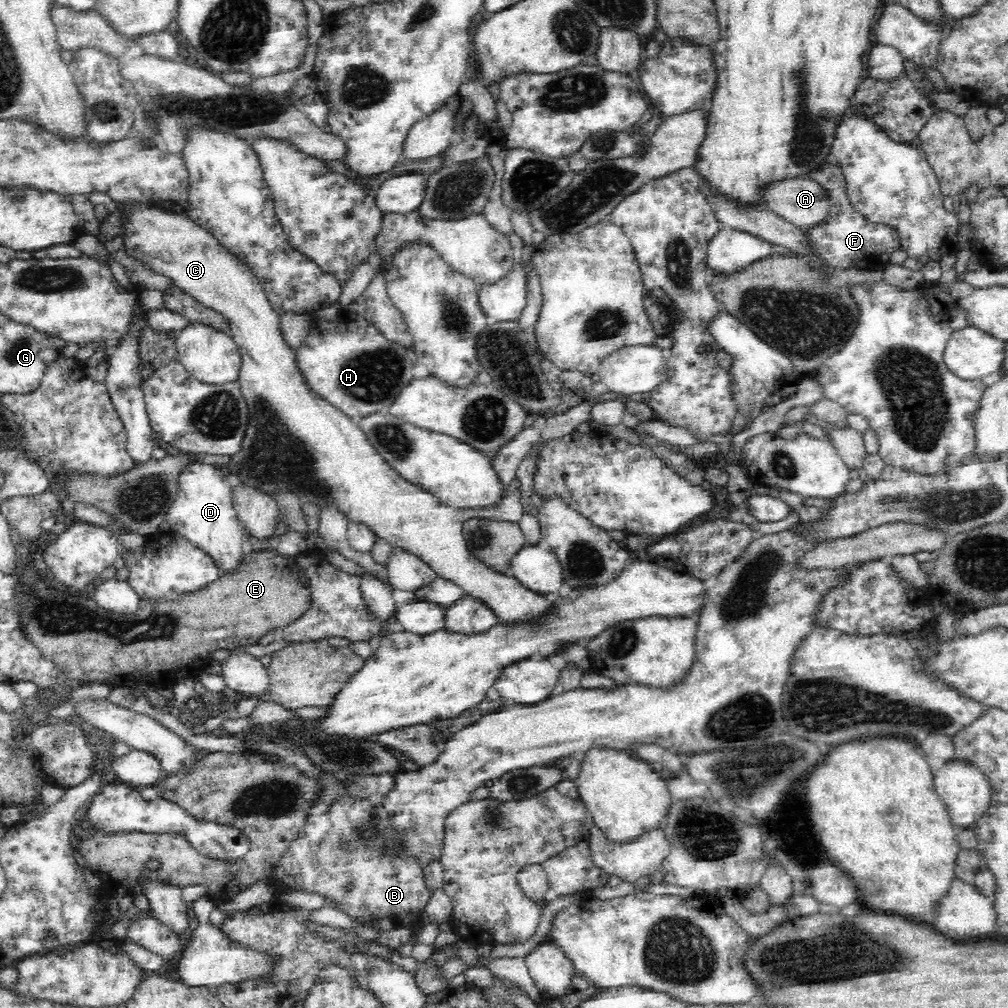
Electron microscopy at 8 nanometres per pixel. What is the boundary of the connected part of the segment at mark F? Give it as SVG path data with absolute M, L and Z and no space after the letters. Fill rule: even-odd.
M826 163L820 171L816 172L813 178L829 188L834 200L834 212L828 219L828 224L822 226L822 228L814 228L813 231L808 231L810 237L814 238L813 244L817 244L821 248L823 256L830 258L832 267L883 270L888 265L889 256L892 252L899 250L899 239L896 232L884 224L869 222L866 216L858 213L851 206L851 202L847 198L846 179L840 167Z

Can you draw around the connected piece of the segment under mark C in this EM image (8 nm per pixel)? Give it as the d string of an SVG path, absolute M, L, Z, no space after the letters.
M132 205L131 209L133 211L125 224L125 250L150 265L156 273L172 279L176 287L190 293L202 304L221 312L231 324L230 334L237 342L241 354L238 379L248 403L250 420L243 450L231 457L230 464L224 468L226 474L230 472L232 478L256 484L266 492L293 490L300 497L307 496L319 507L340 508L349 520L366 523L377 537L387 540L391 546L401 545L402 548L408 548L410 552L421 556L438 576L455 582L466 595L470 594L485 601L490 608L495 609L500 621L518 620L519 617L534 616L535 613L546 610L551 596L526 588L511 573L499 573L482 564L470 554L465 541L463 524L469 518L519 522L523 508L518 478L510 481L506 498L497 511L484 511L446 506L437 496L399 476L369 441L358 419L350 418L307 383L305 373L298 364L296 349L290 347L284 339L281 313L270 304L263 286L246 264L235 258L210 232L192 223L184 213L171 213L148 205Z

